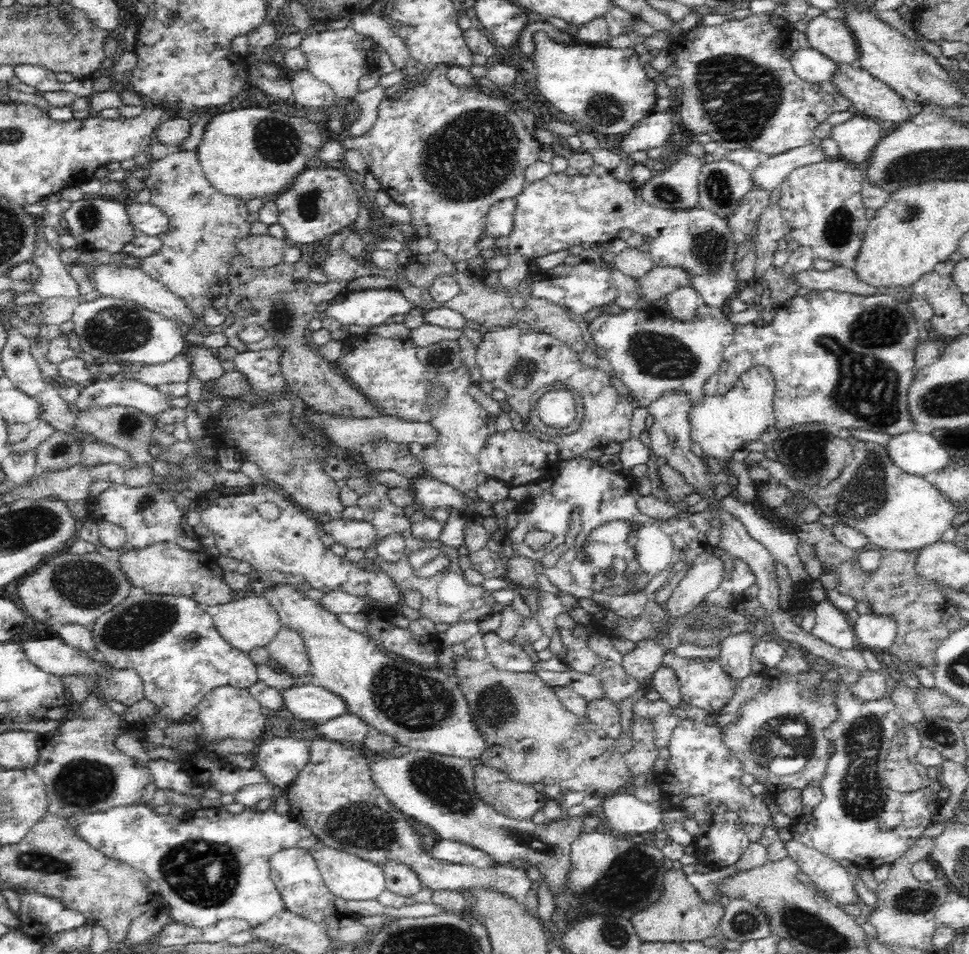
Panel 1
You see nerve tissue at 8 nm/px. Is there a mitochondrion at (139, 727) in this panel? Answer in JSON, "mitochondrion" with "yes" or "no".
{"mitochondrion":"no"}

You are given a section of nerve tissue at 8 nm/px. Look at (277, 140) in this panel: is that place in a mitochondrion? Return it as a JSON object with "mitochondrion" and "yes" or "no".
{"mitochondrion":"yes"}

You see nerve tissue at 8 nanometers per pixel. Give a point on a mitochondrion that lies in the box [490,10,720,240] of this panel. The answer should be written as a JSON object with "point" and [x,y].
{"point":[605,109]}

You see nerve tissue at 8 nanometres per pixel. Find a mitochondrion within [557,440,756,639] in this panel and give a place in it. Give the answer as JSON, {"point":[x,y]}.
{"point":[611,577]}

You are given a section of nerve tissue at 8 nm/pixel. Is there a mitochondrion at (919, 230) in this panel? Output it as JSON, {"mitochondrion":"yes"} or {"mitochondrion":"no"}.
{"mitochondrion":"no"}

